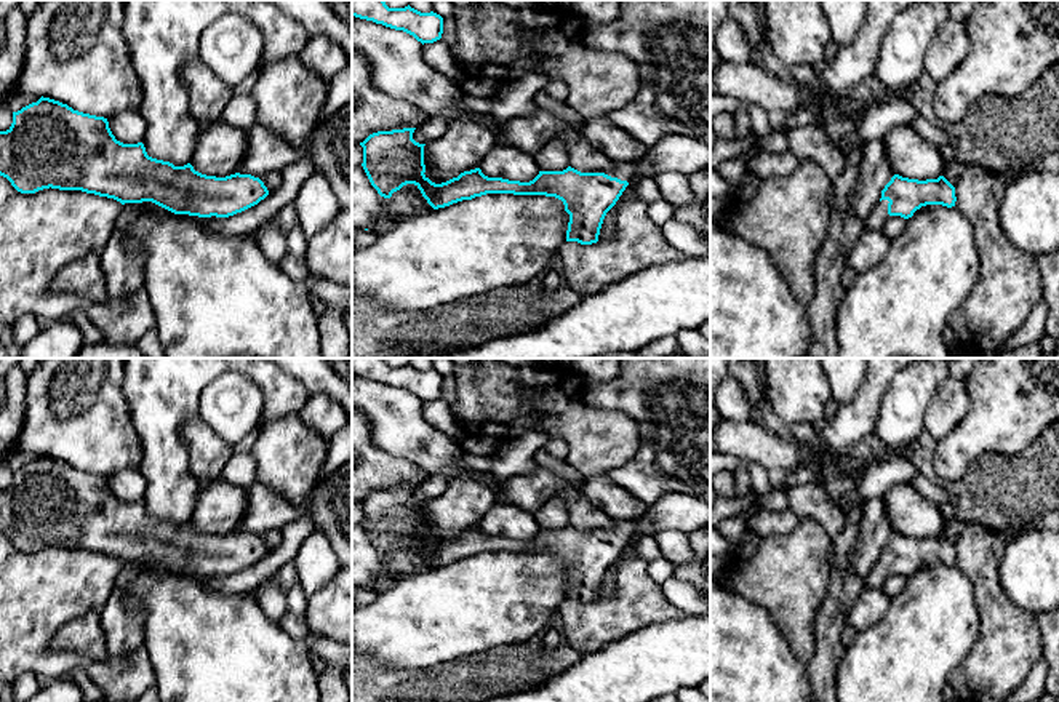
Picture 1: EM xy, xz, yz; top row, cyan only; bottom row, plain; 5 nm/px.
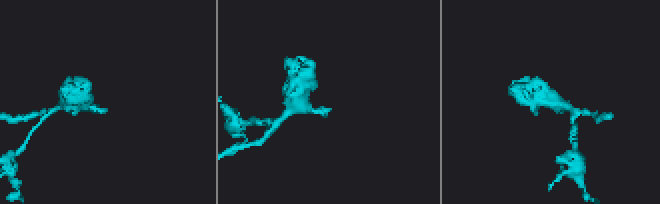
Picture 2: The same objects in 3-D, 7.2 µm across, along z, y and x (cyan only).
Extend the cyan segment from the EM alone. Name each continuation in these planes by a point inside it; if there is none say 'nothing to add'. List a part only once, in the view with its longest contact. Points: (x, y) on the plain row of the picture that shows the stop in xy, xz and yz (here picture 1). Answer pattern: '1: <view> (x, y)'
1: xz (624, 530)

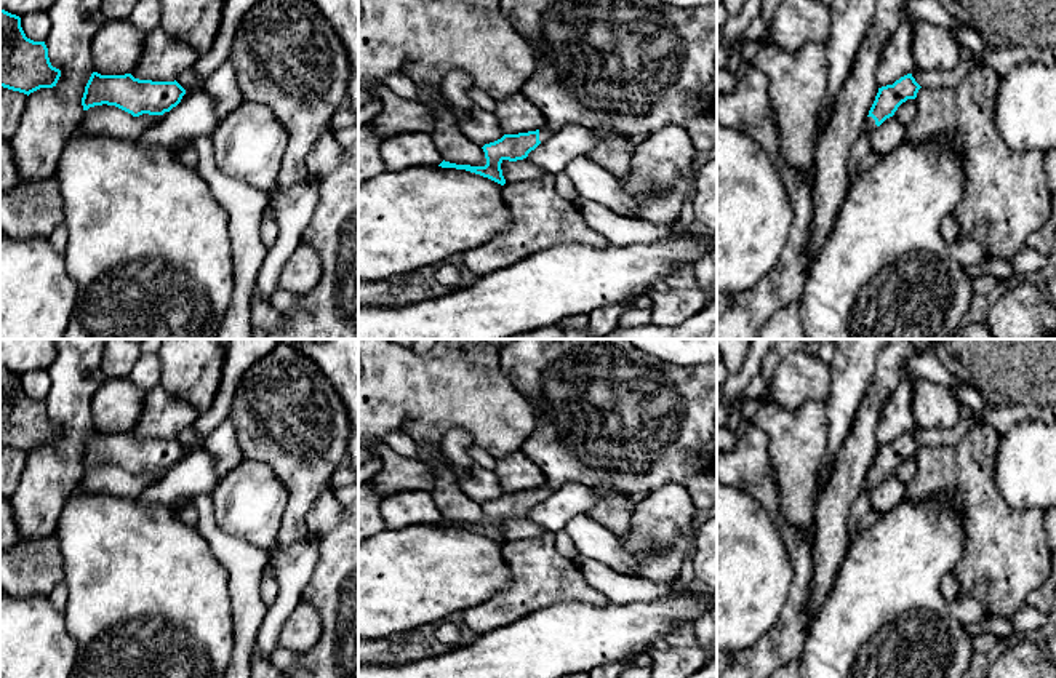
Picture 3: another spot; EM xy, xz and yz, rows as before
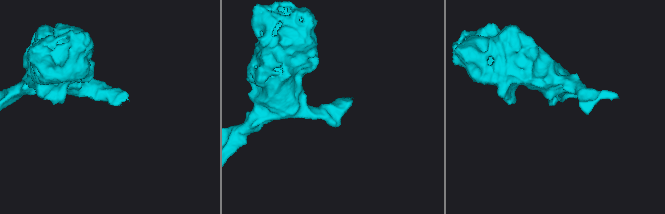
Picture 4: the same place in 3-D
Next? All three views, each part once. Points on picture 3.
1: yz (861, 506)

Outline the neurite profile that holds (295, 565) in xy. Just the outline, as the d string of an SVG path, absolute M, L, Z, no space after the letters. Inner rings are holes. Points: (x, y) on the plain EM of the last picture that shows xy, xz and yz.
M315 532L275 553L278 595L267 609L256 640L262 659L269 660L272 651L278 646L280 630L290 612L299 604L301 593L314 574L317 560L318 536Z

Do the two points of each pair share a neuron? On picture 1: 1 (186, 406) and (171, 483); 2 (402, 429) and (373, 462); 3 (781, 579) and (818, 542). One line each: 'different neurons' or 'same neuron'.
1: same neuron
2: different neurons
3: same neuron

